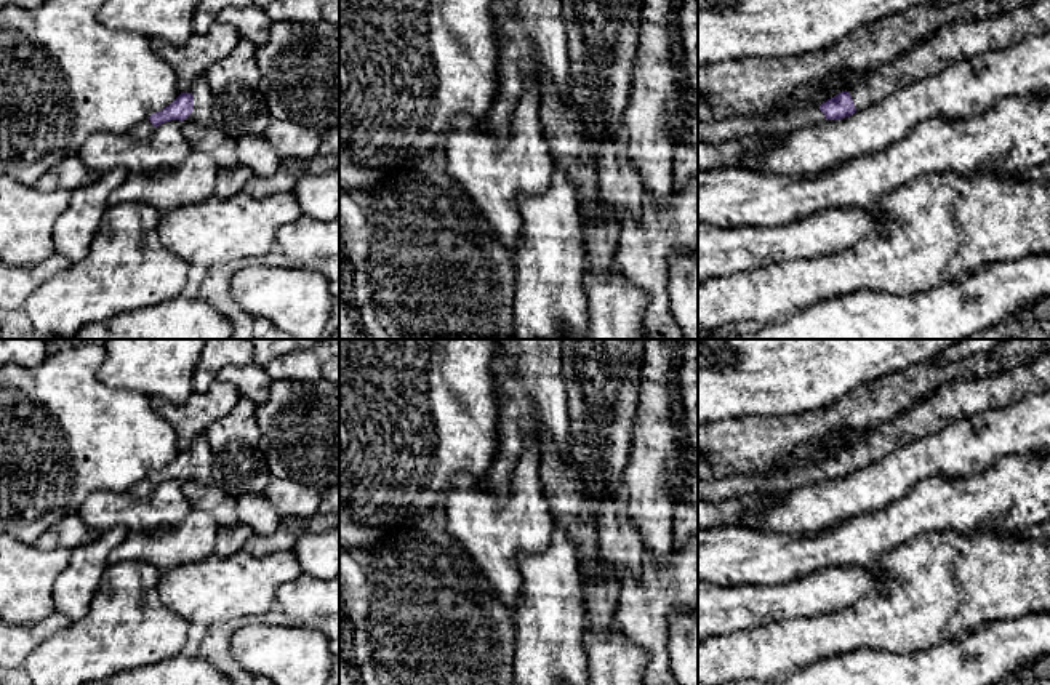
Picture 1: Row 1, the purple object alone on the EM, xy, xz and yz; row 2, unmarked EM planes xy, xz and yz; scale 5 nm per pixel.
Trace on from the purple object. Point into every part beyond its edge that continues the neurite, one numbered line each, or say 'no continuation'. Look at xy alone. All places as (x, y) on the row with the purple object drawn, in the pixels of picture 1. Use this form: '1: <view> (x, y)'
1: xy (144, 128)

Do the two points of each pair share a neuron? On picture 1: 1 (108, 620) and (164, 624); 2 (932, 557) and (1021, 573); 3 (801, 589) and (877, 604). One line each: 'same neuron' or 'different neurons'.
1: same neuron
2: same neuron
3: different neurons

